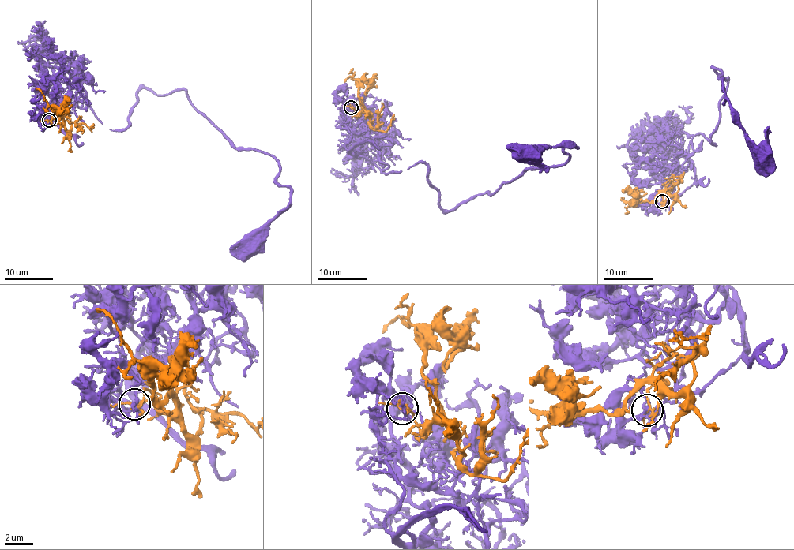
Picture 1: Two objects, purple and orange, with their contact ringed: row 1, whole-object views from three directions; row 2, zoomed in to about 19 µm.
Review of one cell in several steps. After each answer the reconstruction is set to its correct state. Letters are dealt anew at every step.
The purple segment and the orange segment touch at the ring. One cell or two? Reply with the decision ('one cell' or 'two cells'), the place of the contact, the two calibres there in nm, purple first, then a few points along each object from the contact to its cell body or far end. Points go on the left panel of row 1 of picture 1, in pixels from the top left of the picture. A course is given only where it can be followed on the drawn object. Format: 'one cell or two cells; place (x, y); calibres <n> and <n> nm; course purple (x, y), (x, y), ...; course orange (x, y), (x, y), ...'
one cell; place (49, 120); calibres 170 and 120 nm; course purple (49, 121), (64, 88), (113, 130), (142, 87), (184, 90), (236, 147), (276, 159), (290, 189), (254, 244); course orange (49, 121), (53, 116), (57, 121), (62, 121), (61, 117), (55, 118), (53, 107), (35, 88)

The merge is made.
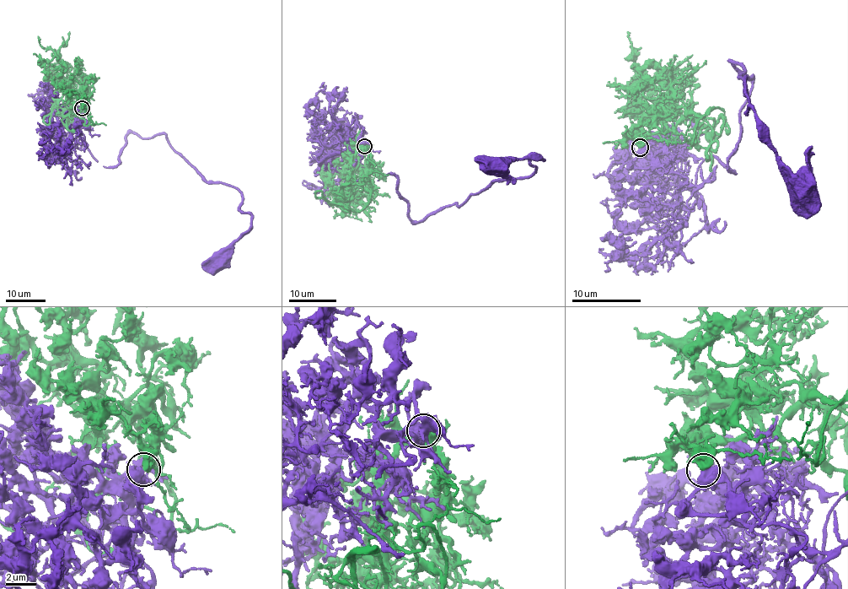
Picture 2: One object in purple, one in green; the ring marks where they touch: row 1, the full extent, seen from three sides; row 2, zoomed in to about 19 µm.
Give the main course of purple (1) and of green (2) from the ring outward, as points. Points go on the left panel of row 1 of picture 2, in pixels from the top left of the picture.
1: (82, 109), (52, 114), (60, 147), (110, 167), (164, 134), (239, 191), (221, 260)
2: (82, 109), (77, 97), (68, 98), (71, 90), (61, 90), (63, 82), (51, 75), (55, 52), (40, 39)

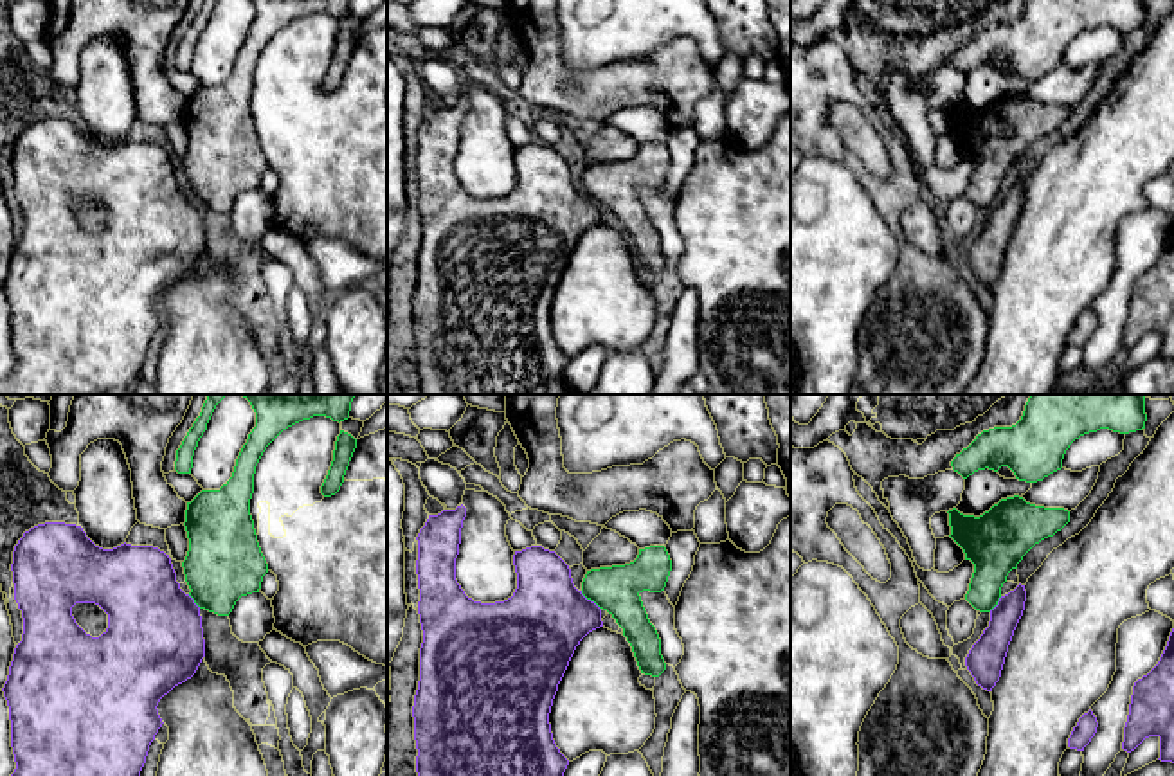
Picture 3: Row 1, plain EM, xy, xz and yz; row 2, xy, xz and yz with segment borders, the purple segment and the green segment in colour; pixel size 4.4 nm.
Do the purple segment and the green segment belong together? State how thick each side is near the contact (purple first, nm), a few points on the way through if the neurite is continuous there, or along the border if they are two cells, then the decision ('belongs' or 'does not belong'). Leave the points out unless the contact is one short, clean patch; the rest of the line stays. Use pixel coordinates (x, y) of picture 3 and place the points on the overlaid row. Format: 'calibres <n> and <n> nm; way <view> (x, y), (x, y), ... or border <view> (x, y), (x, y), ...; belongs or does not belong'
calibres 380 and 220 nm; way xz (541, 625), (589, 600), (600, 589), (616, 589); belongs

